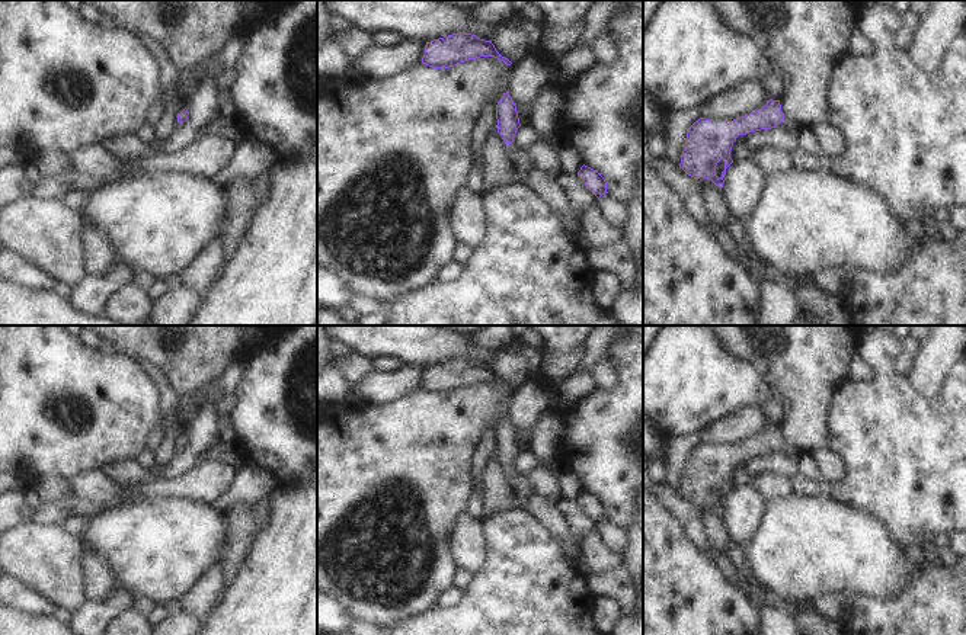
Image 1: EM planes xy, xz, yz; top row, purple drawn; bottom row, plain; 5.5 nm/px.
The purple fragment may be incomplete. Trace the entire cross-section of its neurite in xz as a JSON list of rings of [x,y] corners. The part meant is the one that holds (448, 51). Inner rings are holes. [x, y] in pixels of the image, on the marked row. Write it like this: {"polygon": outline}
{"polygon": [[[452,33],[439,39],[426,42],[422,64],[434,68],[450,68],[460,62],[480,57],[495,57],[506,65],[512,62],[502,57],[492,41],[484,41],[471,33]]]}

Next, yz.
{"polygon": [[[773,99],[764,108],[733,121],[700,118],[687,132],[679,167],[695,180],[704,177],[723,187],[726,169],[733,163],[730,150],[736,138],[774,126],[793,134],[800,129],[799,124],[784,116],[780,100]]]}

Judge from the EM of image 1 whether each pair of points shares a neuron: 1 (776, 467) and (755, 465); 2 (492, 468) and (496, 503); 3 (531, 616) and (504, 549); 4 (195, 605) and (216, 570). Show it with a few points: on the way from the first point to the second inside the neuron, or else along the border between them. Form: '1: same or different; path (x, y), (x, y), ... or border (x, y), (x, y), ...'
1: same; path (771, 465), (760, 465)
2: same; path (493, 477), (496, 494)
3: same; path (530, 600), (528, 574), (520, 565)
4: same; path (204, 596), (211, 587), (213, 579)

